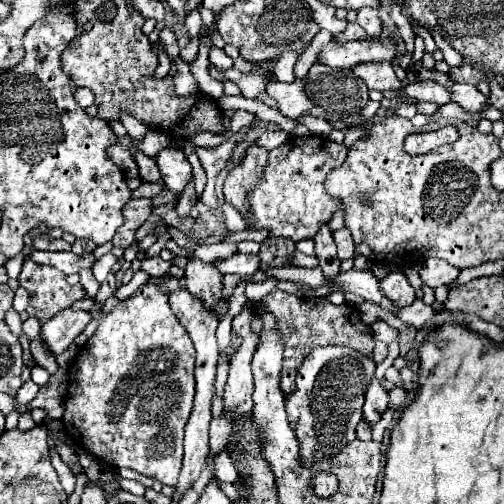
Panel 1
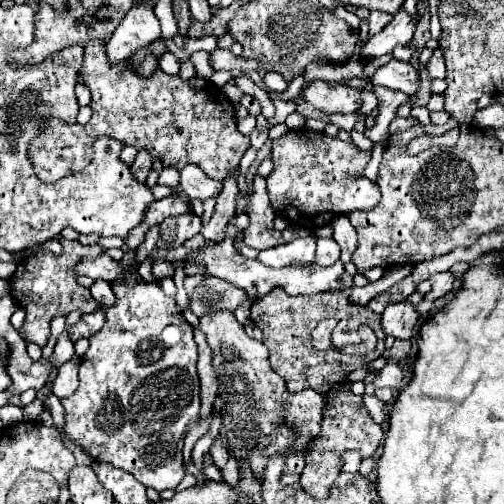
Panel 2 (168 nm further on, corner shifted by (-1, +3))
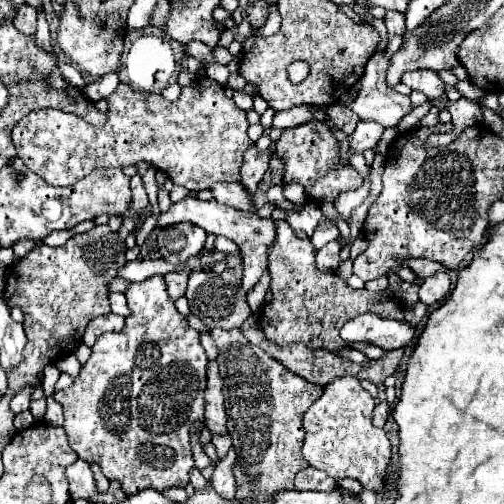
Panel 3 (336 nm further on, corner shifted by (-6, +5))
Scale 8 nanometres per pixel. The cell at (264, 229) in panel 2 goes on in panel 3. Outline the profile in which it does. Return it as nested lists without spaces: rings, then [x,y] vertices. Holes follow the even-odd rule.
[[[274,220],[276,222],[276,240],[270,248],[268,260],[270,260],[270,290],[272,300],[262,306],[262,312],[258,316],[258,324],[264,330],[266,338],[278,346],[290,346],[296,342],[306,344],[308,348],[324,348],[324,350],[336,350],[342,346],[342,340],[338,336],[338,330],[352,318],[374,312],[384,318],[398,318],[404,320],[402,304],[394,298],[388,302],[372,304],[374,294],[368,290],[354,290],[350,288],[338,274],[324,274],[316,268],[314,262],[314,248],[310,246],[310,240],[302,240],[294,234],[288,222]]]

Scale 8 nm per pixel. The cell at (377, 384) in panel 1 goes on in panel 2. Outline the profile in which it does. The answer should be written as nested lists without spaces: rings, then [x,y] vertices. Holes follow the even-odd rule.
[[[369,394],[363,396],[363,402],[365,402],[371,418],[373,418],[377,424],[381,424],[383,418],[385,418],[385,402],[381,402],[377,396],[369,396]]]

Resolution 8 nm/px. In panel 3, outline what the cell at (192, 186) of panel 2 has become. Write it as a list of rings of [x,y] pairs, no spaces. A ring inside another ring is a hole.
[[[218,182],[212,186],[214,200],[238,210],[252,210],[254,202],[248,198],[248,194],[242,190],[238,182]]]

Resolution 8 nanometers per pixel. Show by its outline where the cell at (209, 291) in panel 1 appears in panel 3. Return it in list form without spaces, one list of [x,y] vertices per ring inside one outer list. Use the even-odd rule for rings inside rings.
[[[240,328],[210,330],[218,348],[220,376],[224,378],[224,402],[228,416],[228,432],[232,448],[236,450],[238,464],[250,476],[250,484],[236,490],[238,500],[254,498],[262,502],[278,490],[294,490],[294,476],[308,468],[302,456],[306,430],[302,424],[304,412],[322,396],[322,386],[310,384],[302,376],[284,368],[278,360],[270,358],[262,348],[250,344]]]

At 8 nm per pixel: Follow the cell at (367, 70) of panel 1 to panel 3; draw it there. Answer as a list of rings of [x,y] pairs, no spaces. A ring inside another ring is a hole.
[[[426,68],[404,72],[400,80],[406,86],[410,86],[412,90],[424,92],[428,98],[440,98],[444,94],[444,90],[446,90],[444,82],[436,76],[436,72],[434,70],[426,70]]]

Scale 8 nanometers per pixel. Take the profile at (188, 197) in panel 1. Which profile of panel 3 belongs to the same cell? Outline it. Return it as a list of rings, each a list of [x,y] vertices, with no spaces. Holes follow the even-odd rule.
[[[180,222],[158,230],[158,250],[172,264],[196,256],[202,250],[204,240],[206,240],[206,232],[190,222]]]

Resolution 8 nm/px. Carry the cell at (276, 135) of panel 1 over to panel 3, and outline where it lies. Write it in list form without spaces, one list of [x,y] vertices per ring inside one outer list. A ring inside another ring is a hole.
[[[272,185],[270,187],[269,192],[271,194],[267,195],[269,202],[275,204],[278,208],[287,209],[287,210],[295,210],[295,205],[287,201],[283,195],[280,195],[281,186]]]

